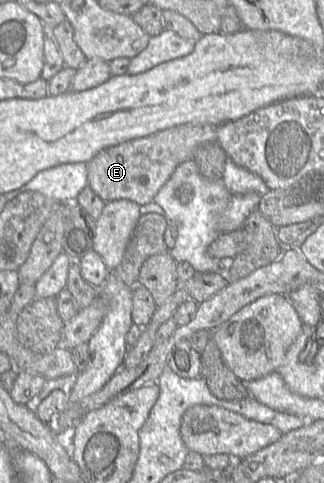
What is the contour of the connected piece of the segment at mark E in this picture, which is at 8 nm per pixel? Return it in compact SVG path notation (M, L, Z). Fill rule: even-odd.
M183 124L106 148L87 163L88 187L105 202L126 199L140 206L148 204L178 165L192 160L200 145L216 142L216 127Z

